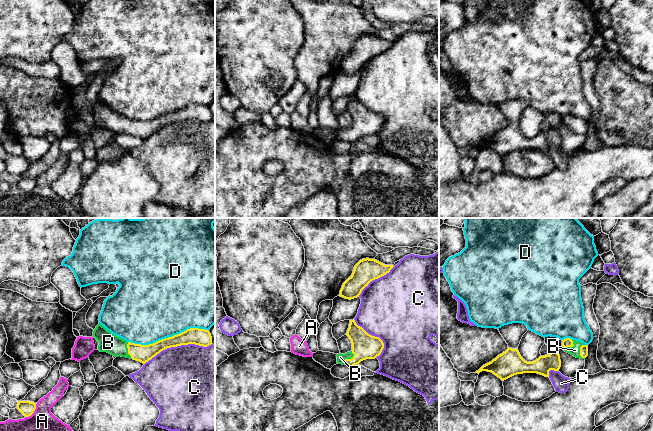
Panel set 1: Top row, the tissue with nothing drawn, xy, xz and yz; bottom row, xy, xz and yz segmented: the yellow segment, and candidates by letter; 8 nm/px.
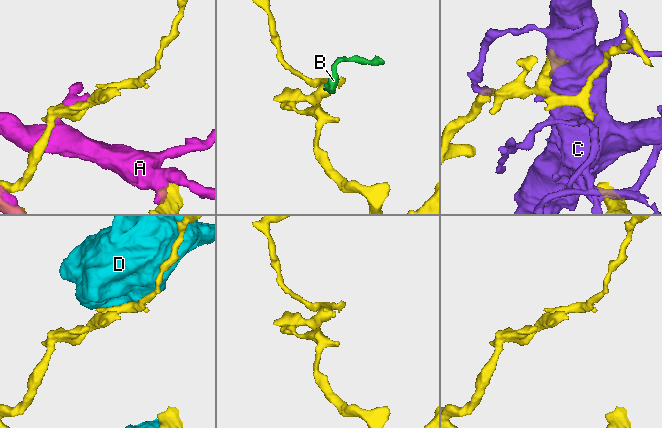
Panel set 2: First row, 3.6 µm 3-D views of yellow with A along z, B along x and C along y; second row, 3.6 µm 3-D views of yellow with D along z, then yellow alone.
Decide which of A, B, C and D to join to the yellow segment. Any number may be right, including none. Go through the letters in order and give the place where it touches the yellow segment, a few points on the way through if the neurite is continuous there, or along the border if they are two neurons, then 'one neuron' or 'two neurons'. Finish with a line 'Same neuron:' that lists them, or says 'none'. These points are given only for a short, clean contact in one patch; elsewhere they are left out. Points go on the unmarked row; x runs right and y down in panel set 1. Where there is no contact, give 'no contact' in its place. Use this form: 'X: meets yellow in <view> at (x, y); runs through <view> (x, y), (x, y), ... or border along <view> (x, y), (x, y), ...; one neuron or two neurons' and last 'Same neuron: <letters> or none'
A: meets yellow in xy at (33, 188); two neurons
B: meets yellow in xz at (349, 135); runs through xz (364, 122), (349, 135), (340, 133); one neuron
C: meets yellow in xy at (177, 121); two neurons
D: meets yellow in xy at (168, 113); two neurons
Same neuron: B

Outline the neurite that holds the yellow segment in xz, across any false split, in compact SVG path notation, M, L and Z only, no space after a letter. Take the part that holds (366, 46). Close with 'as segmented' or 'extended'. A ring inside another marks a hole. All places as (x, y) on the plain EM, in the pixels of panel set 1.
M375 35L360 36L355 41L352 51L343 59L339 72L349 76L359 73L371 57L386 51L393 43Z | as segmented

